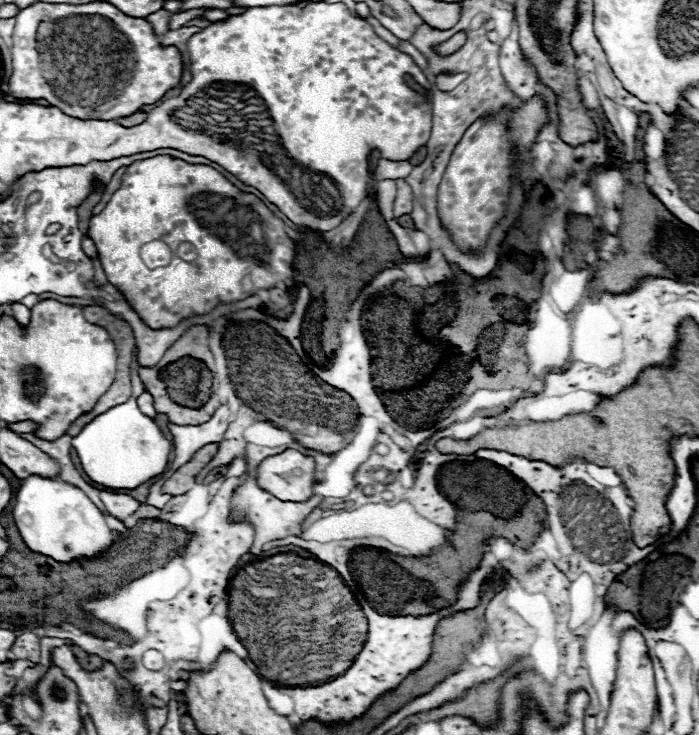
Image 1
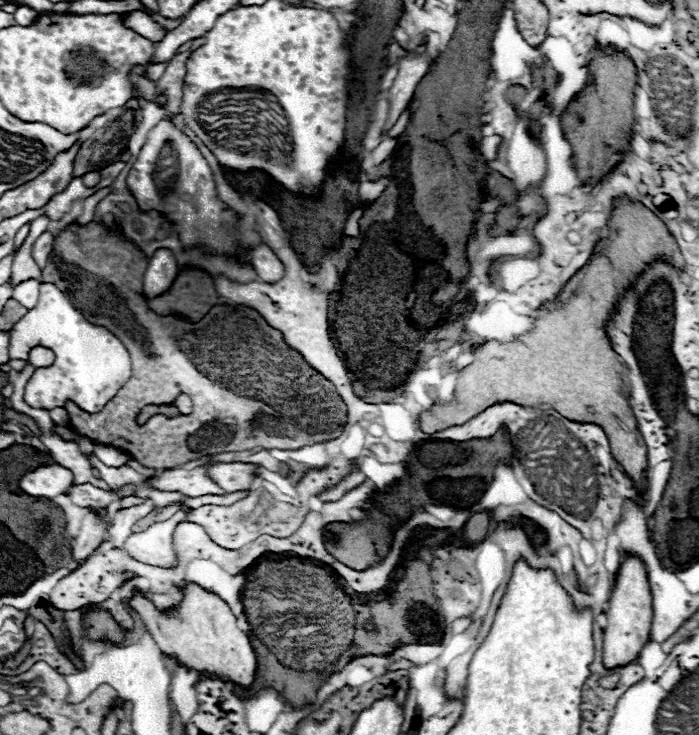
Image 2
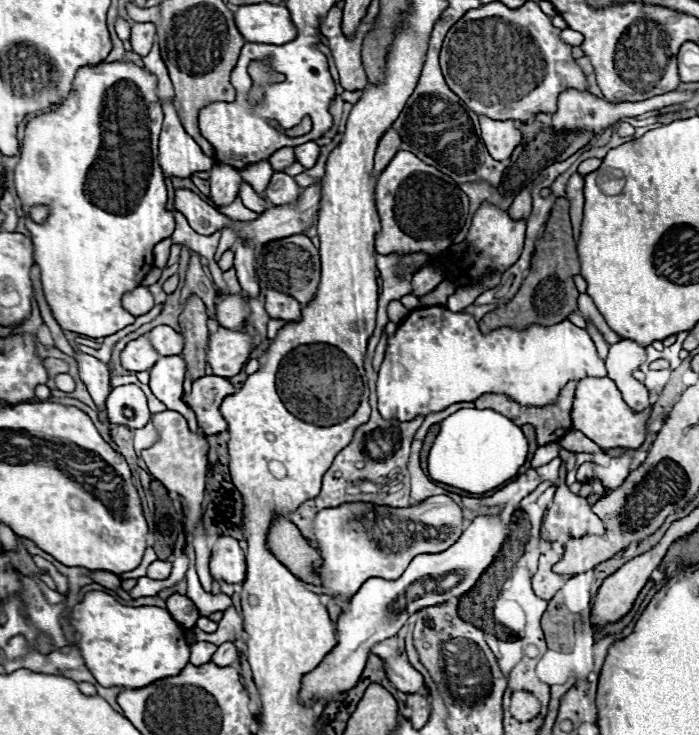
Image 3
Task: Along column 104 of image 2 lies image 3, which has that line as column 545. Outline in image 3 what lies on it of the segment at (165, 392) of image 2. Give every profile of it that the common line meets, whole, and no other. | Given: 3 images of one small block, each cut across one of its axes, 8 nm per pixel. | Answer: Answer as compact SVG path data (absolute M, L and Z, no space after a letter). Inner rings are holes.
M556 198L556 204L550 212L550 220L546 224L544 236L536 246L536 252L532 258L532 270L530 270L528 278L522 282L516 296L504 308L498 308L482 318L482 322L480 322L482 334L490 334L492 330L506 328L506 326L524 330L532 324L540 324L540 326L560 324L574 312L574 302L578 300L578 290L574 286L572 276L580 272L580 266L578 266L576 248L574 248L568 208L570 208L570 202L566 198ZM568 382L566 388L558 394L558 398L548 406L522 406L516 400L504 396L504 394L482 394L474 400L476 408L496 408L498 412L504 412L516 426L532 424L536 428L536 440L540 446L558 442L572 426L572 402L578 382Z

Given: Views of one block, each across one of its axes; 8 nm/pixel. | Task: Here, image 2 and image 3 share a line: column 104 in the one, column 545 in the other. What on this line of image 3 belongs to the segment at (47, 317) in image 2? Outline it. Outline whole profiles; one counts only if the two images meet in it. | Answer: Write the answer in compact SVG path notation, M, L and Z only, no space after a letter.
M430 306L410 312L396 334L388 338L376 392L380 398L380 414L386 420L412 420L418 414L440 412L456 402L472 402L484 392L504 392L520 404L544 406L556 400L566 382L582 380L584 376L606 376L604 360L598 356L588 332L568 320L550 328L532 324L520 332L514 328L500 328L484 336L470 314L450 312L444 306Z

